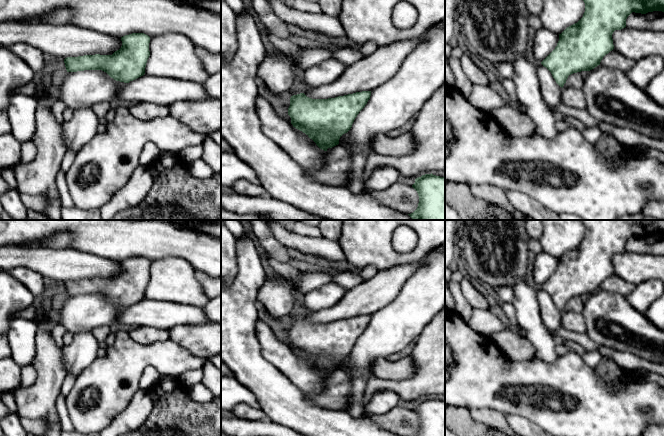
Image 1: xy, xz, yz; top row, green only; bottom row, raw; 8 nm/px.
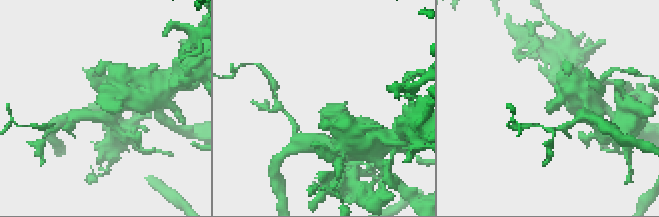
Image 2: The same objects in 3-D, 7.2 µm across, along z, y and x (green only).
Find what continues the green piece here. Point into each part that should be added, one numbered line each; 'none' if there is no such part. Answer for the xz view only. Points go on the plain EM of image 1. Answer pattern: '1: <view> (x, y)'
none

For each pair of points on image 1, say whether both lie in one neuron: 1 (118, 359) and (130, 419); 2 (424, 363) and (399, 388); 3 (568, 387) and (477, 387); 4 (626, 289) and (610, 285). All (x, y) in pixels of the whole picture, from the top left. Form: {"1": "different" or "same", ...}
{"1": "different", "2": "same", "3": "same", "4": "same"}

